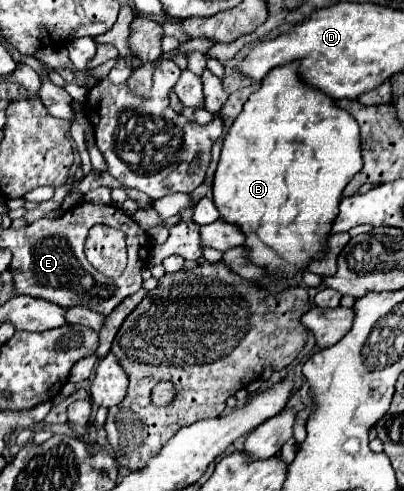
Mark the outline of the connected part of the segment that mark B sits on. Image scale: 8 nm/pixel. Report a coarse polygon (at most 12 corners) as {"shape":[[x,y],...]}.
{"shape":[[269,71],[213,201],[269,275],[321,257],[361,167],[357,121]]}

